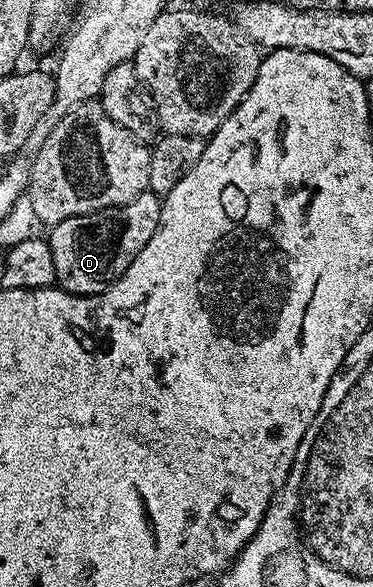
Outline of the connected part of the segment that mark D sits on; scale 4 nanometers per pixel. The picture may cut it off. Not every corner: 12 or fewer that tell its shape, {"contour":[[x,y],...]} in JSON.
{"contour":[[160,195],[50,227],[55,286],[105,292],[161,224]]}

